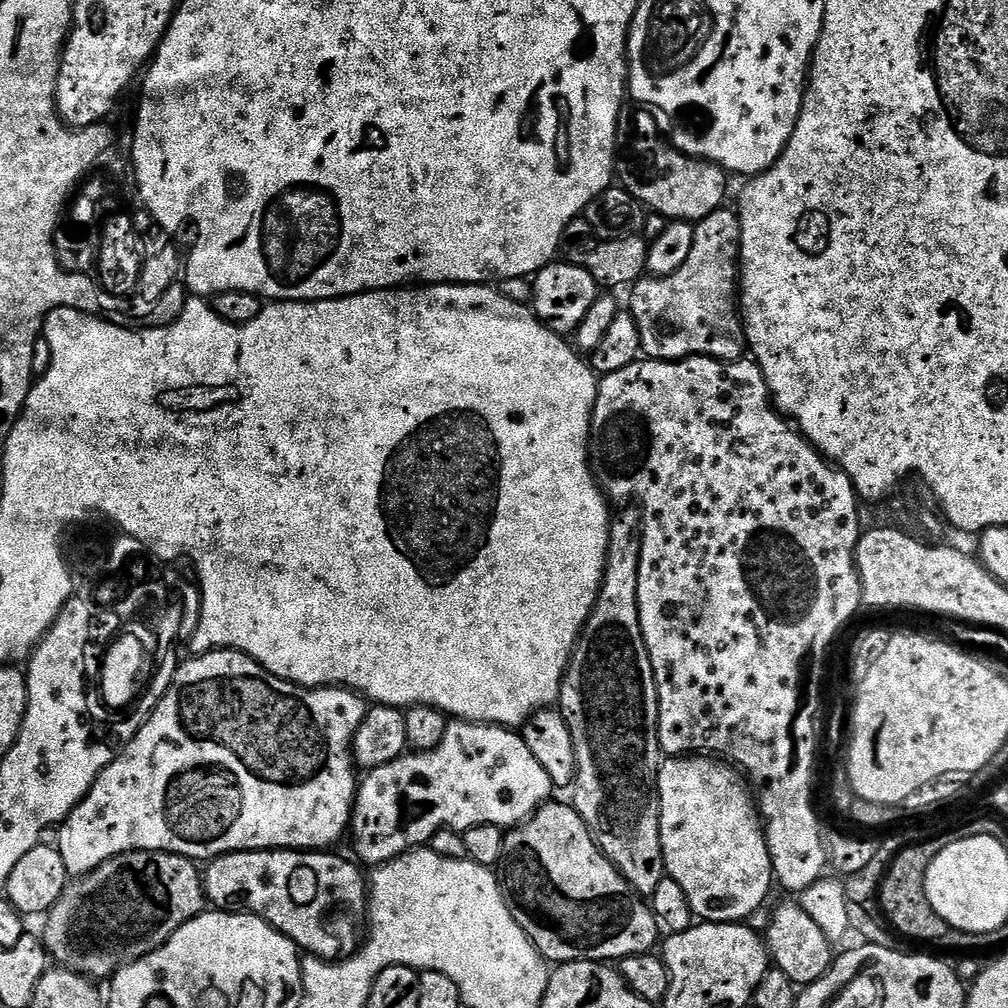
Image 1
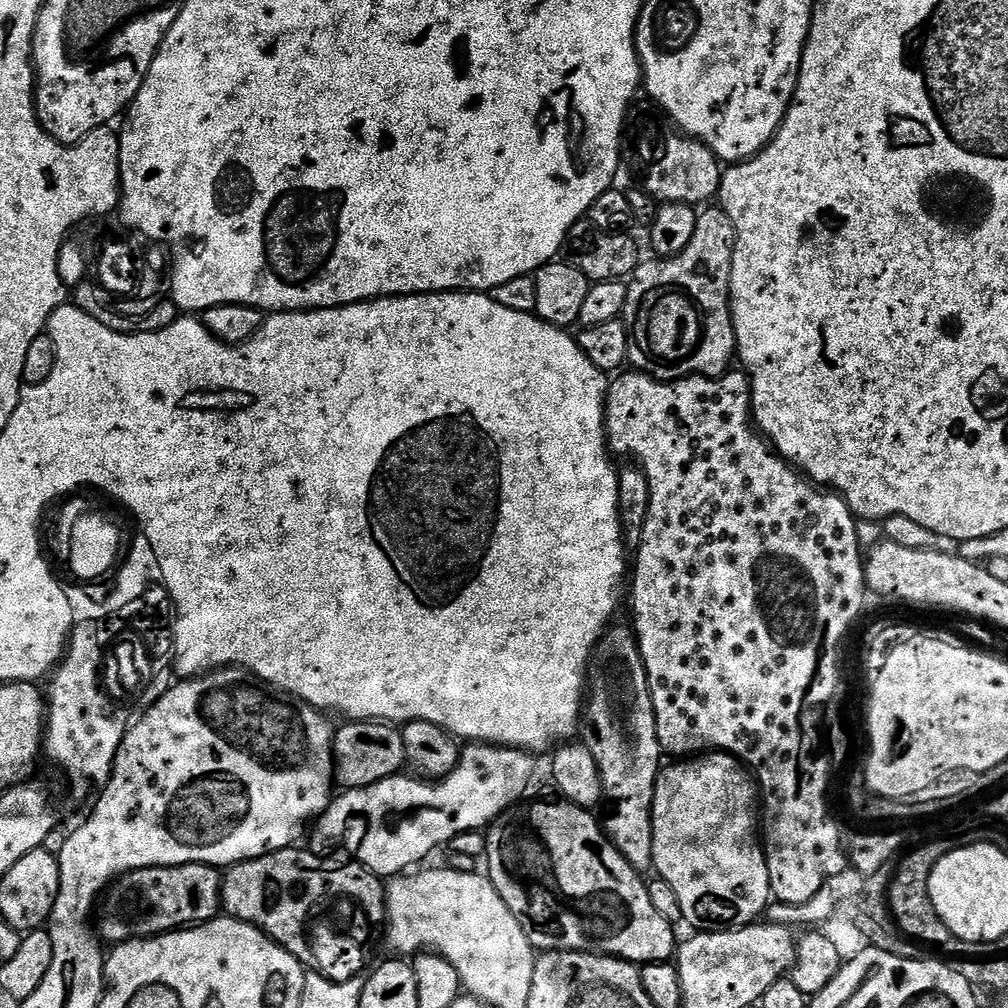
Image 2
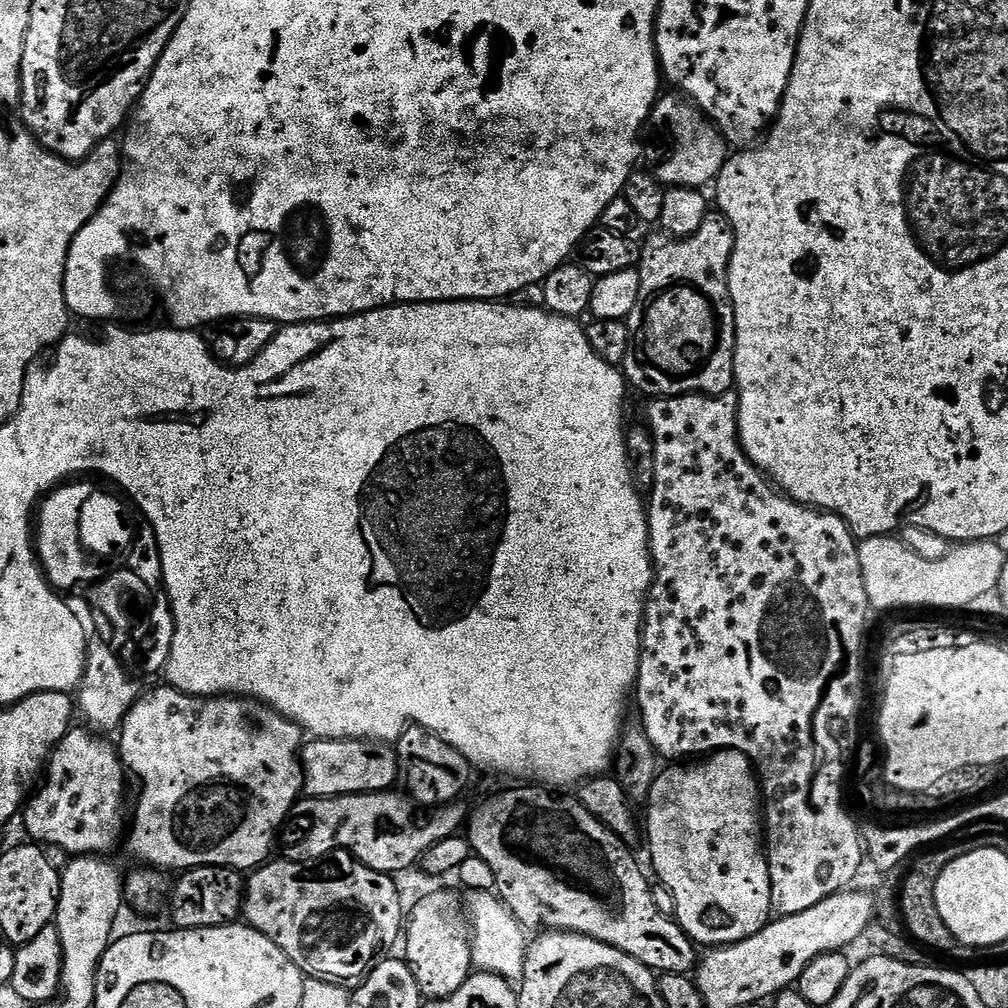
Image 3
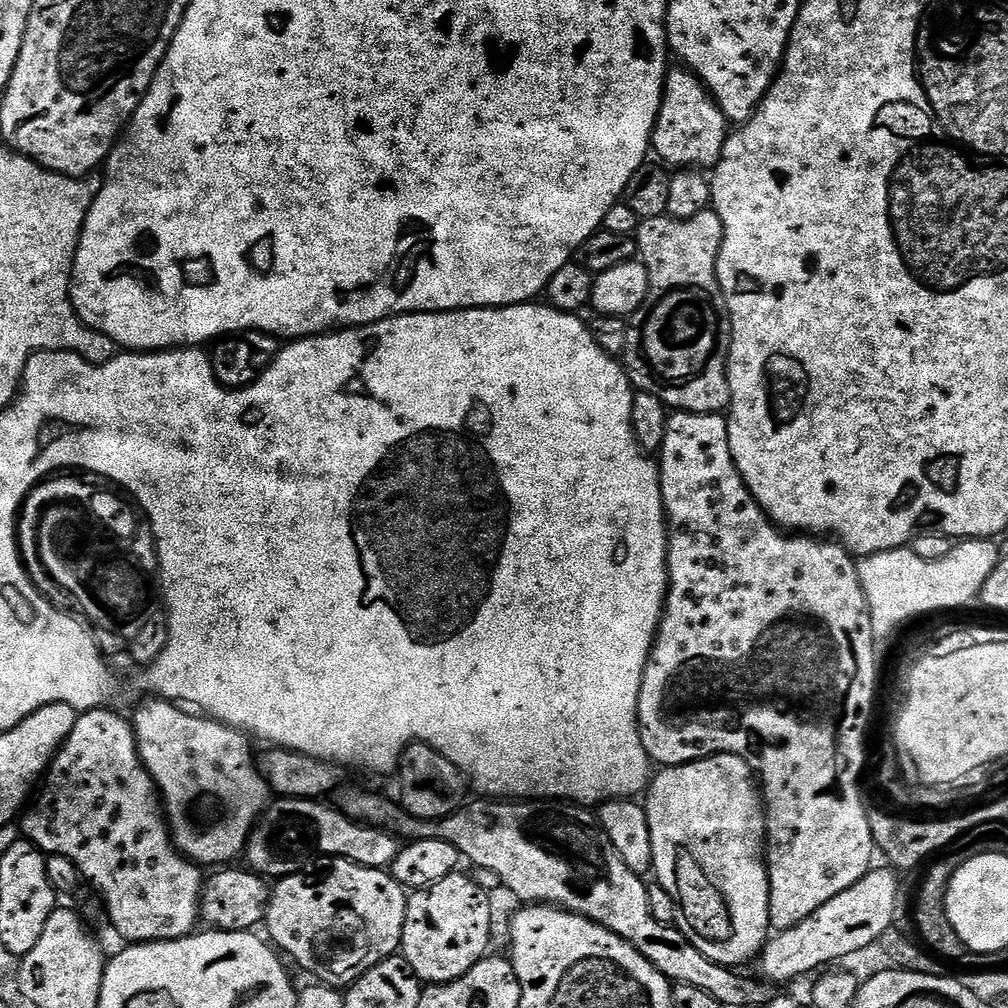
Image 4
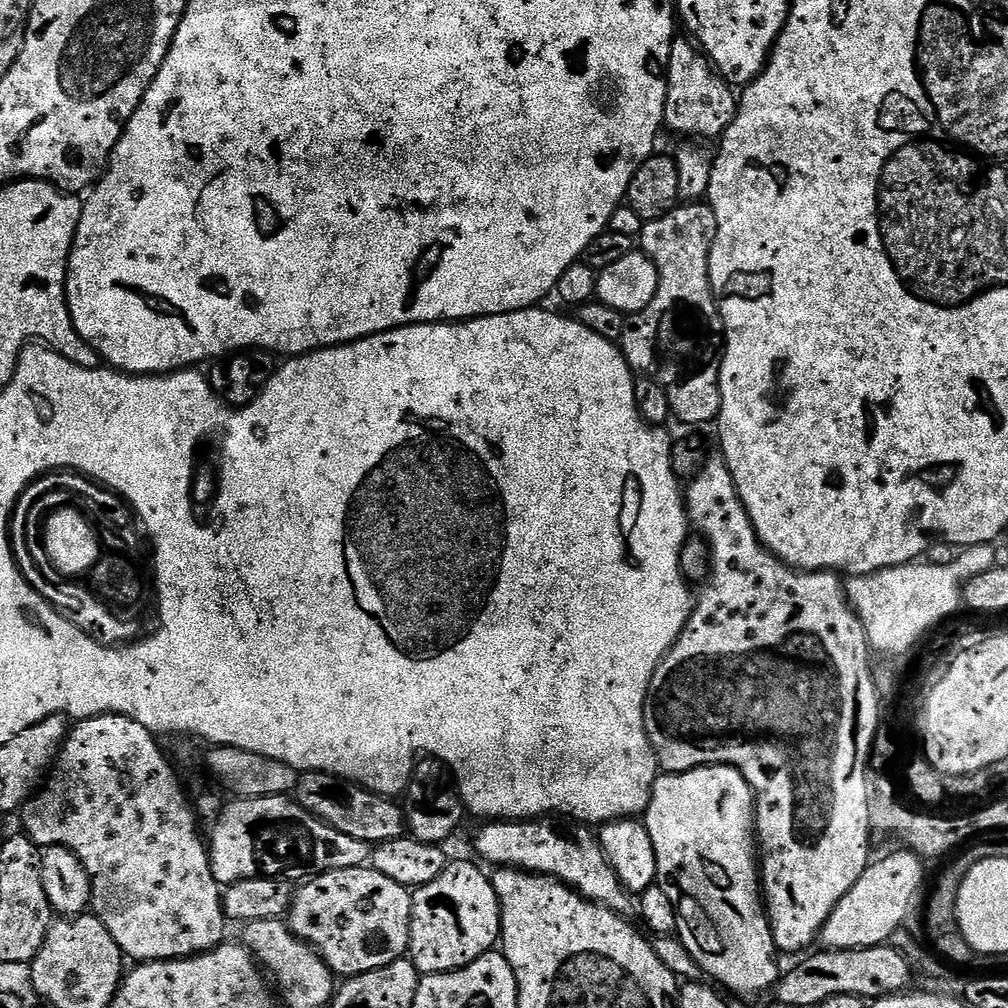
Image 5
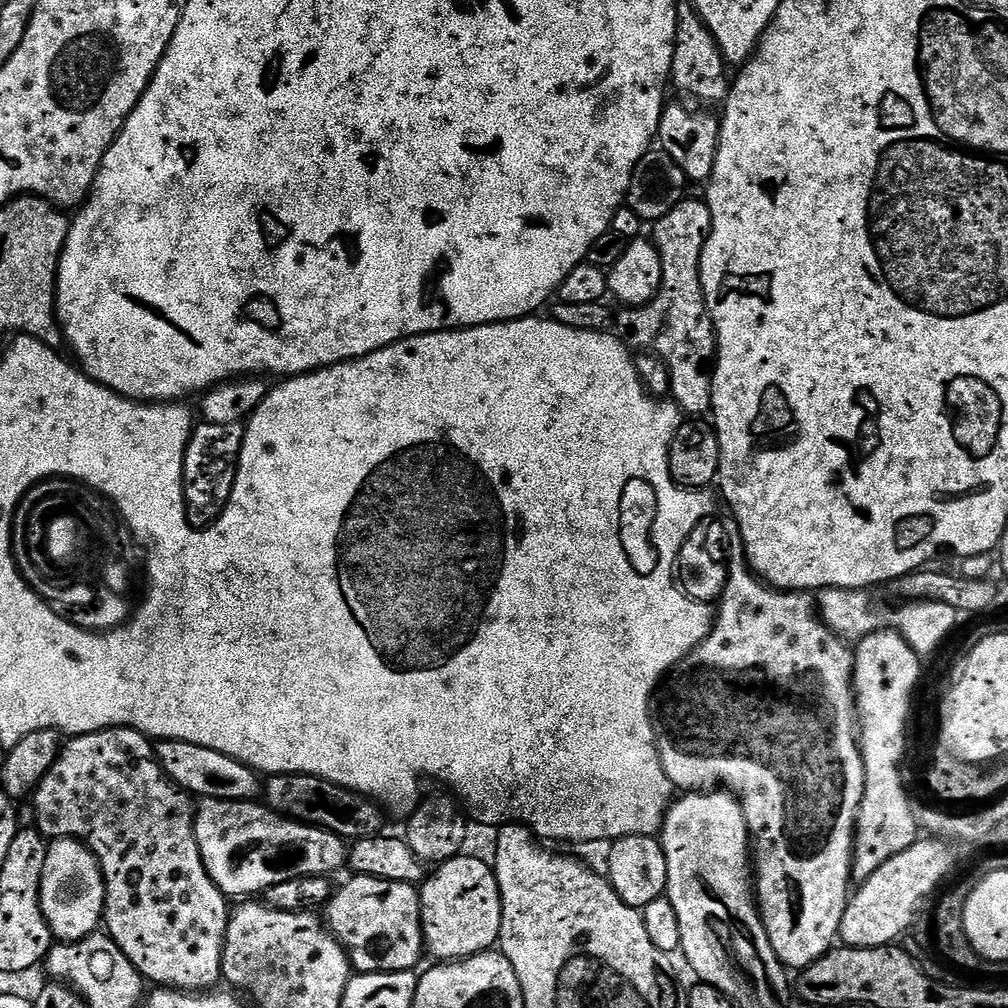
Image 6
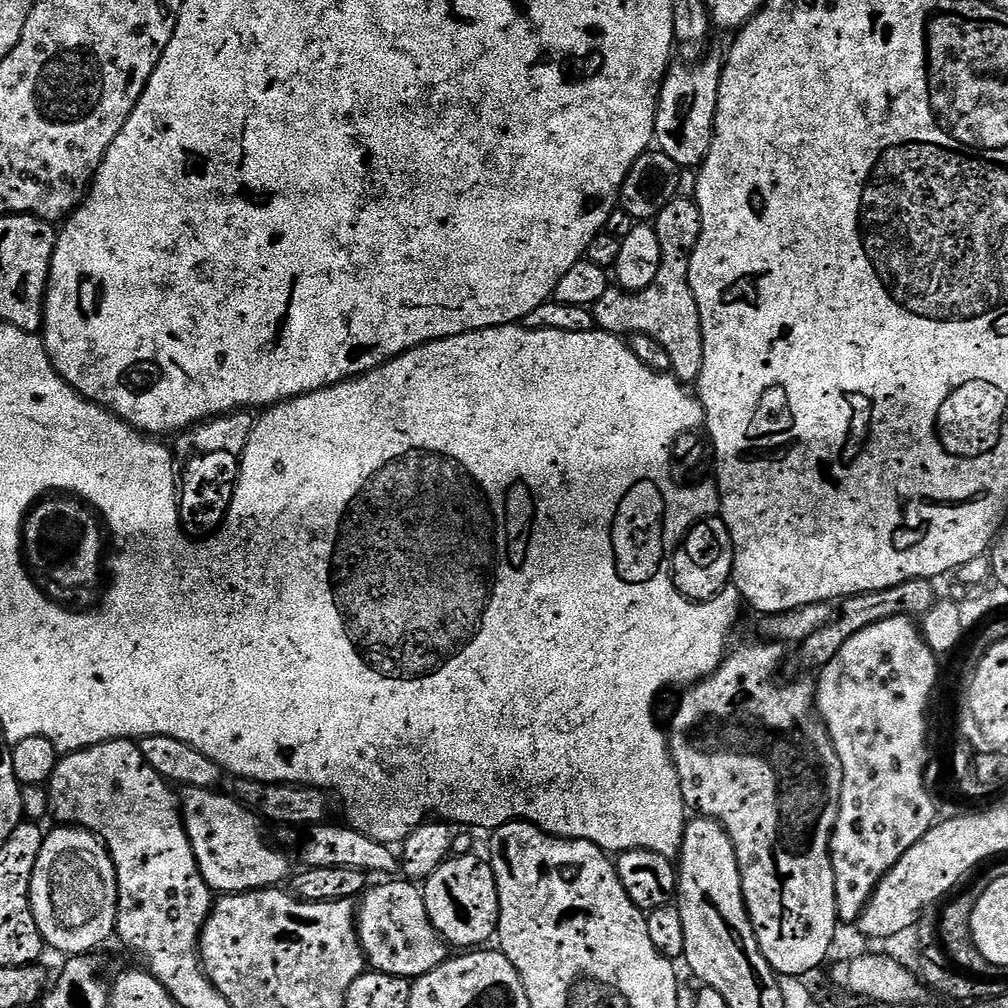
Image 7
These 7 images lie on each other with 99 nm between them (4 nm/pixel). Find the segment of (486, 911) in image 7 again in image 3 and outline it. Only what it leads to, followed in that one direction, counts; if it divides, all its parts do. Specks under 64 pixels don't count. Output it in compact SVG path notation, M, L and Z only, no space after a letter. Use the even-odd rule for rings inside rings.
M432 892L413 908L411 905L402 932L403 944L407 966L418 982L421 997L428 1000L441 1000L454 994L473 971L470 928L462 911L462 900L452 892Z

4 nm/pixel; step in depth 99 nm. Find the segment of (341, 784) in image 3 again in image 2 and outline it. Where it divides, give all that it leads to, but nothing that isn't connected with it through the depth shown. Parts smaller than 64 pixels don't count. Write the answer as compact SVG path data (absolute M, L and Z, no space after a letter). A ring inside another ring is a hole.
M353 720L339 725L332 737L332 759L334 776L344 783L345 789L365 788L387 776L395 776L405 767L406 761L400 756L404 747L402 731L387 720Z

